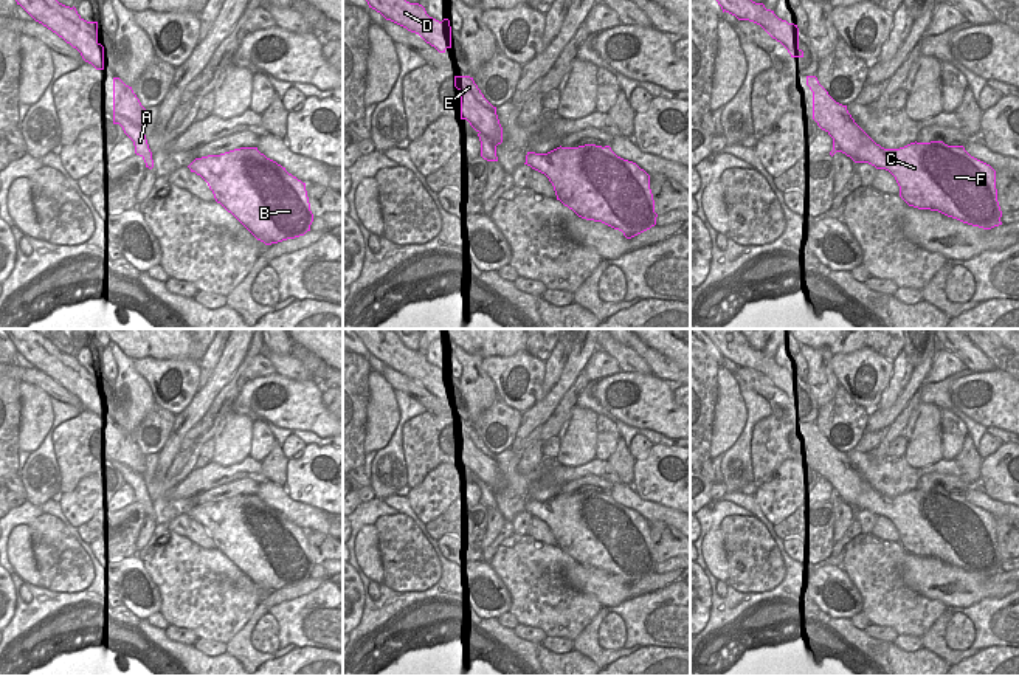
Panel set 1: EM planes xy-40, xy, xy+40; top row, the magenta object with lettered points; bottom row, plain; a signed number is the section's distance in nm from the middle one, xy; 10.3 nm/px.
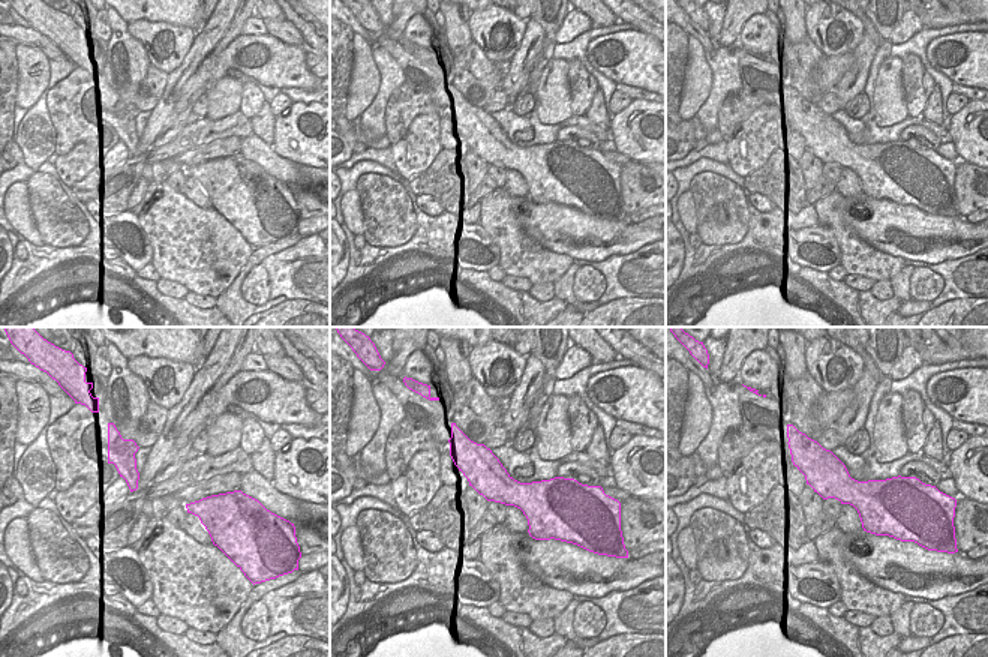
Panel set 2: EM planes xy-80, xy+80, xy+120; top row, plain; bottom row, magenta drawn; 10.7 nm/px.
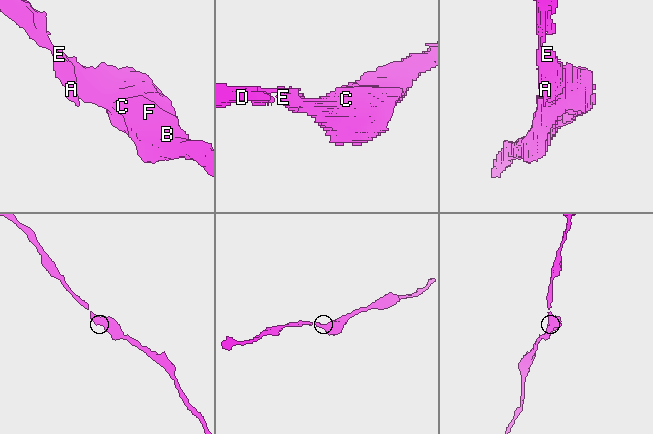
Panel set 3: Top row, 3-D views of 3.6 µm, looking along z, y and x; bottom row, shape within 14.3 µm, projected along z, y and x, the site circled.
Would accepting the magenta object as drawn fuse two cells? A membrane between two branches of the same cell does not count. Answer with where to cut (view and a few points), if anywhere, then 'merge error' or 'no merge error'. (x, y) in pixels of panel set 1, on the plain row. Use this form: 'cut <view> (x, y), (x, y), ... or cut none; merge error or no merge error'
cut none; no merge error

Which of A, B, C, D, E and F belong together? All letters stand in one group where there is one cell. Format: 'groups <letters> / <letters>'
groups A B C D E F

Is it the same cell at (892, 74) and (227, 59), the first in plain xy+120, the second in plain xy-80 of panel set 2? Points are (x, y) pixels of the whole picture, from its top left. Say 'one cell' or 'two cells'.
two cells

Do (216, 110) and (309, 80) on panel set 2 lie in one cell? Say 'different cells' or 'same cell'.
different cells

